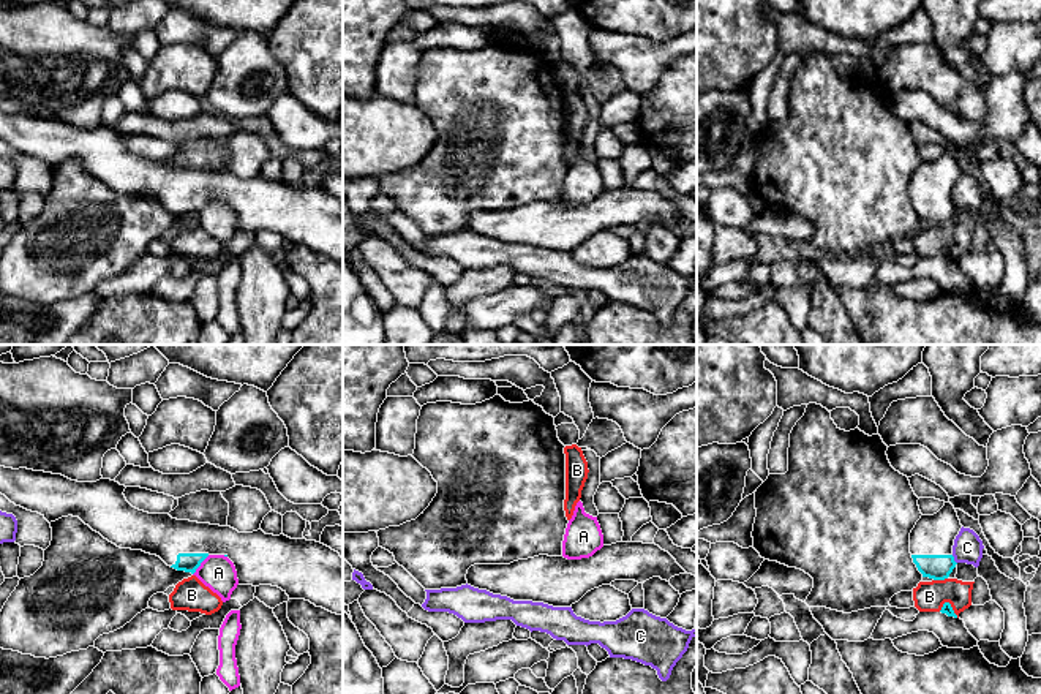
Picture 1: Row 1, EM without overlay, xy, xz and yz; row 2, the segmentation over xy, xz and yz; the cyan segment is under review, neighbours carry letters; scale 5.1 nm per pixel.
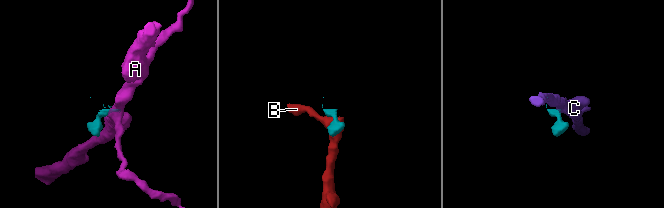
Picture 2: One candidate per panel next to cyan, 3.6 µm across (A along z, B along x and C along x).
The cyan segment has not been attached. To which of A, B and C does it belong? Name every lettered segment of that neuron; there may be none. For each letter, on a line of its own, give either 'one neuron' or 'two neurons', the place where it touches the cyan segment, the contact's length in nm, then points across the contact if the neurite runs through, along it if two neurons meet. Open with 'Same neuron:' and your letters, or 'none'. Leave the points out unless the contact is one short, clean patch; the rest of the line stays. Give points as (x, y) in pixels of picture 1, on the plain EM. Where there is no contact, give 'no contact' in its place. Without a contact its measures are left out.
Same neuron: none
A: two neurons; contact xy (199, 211); length 130 nm; border xy (209, 201), (193, 220)
B: two neurons; contact yz (940, 225); length 70 nm; border yz (947, 223), (934, 226)
C: two neurons; contact yz (953, 206); length 50 nm

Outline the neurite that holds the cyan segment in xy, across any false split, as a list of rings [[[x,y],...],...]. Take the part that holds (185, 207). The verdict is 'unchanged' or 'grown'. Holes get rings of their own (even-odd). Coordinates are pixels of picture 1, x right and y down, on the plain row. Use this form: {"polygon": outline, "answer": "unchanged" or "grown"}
{"polygon": [[[0,112],[0,139],[16,152],[41,160],[49,169],[68,161],[79,163],[117,193],[156,201],[167,212],[191,220],[209,201],[226,201],[235,212],[239,231],[278,232],[289,245],[305,245],[316,253],[343,261],[343,204],[330,193],[303,183],[265,180],[262,175],[239,179],[231,172],[177,166],[169,160],[148,160],[126,147],[125,134],[111,125],[77,128],[62,120]]], "answer": "grown"}

